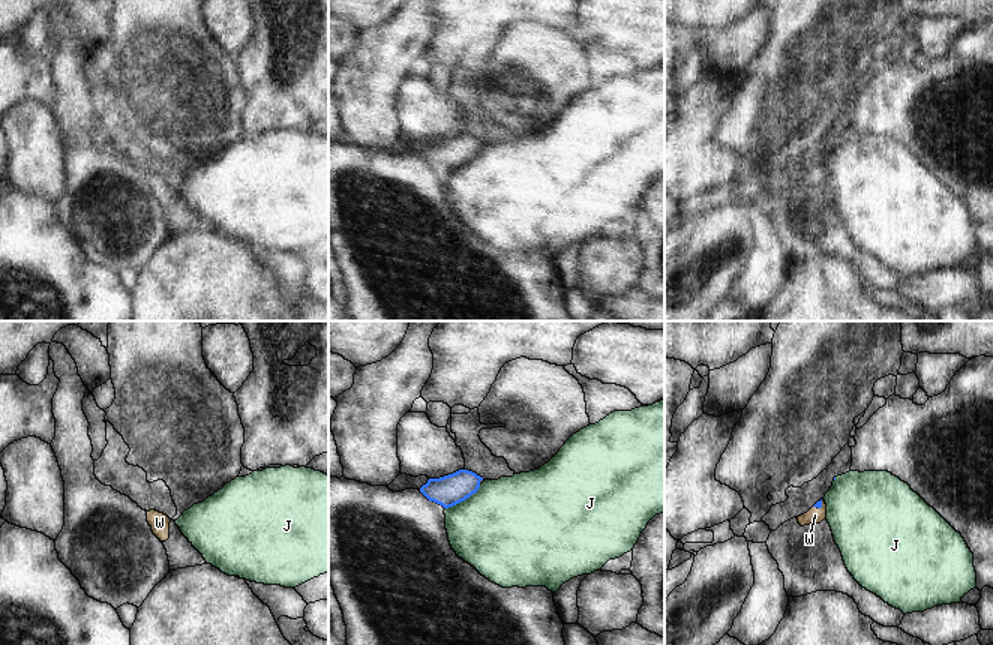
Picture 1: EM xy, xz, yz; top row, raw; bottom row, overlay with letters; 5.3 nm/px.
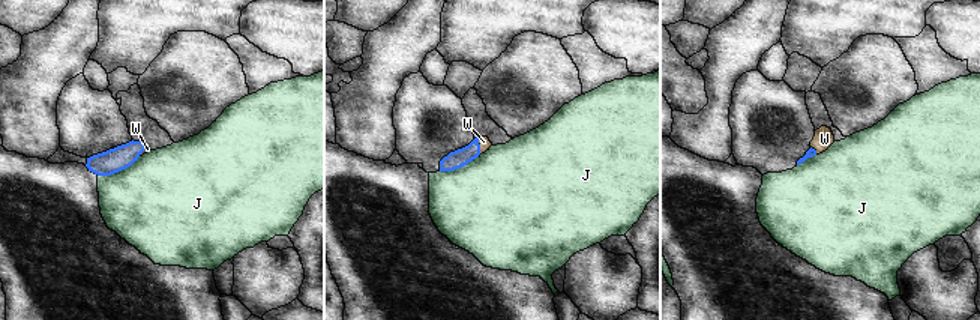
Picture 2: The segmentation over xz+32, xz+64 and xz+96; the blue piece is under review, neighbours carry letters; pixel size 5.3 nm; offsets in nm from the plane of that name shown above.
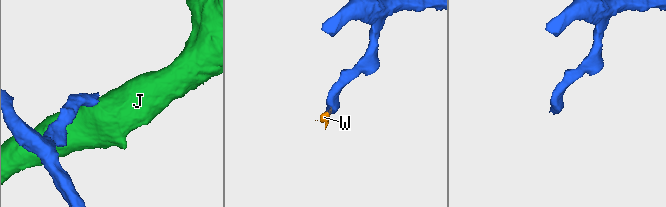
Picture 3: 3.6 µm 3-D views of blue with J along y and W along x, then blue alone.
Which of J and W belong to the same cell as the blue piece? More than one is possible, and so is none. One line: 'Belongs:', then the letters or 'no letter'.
Belongs: W

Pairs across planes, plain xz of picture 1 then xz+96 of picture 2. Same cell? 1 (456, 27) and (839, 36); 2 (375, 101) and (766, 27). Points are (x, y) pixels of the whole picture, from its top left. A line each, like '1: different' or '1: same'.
1: same
2: same

